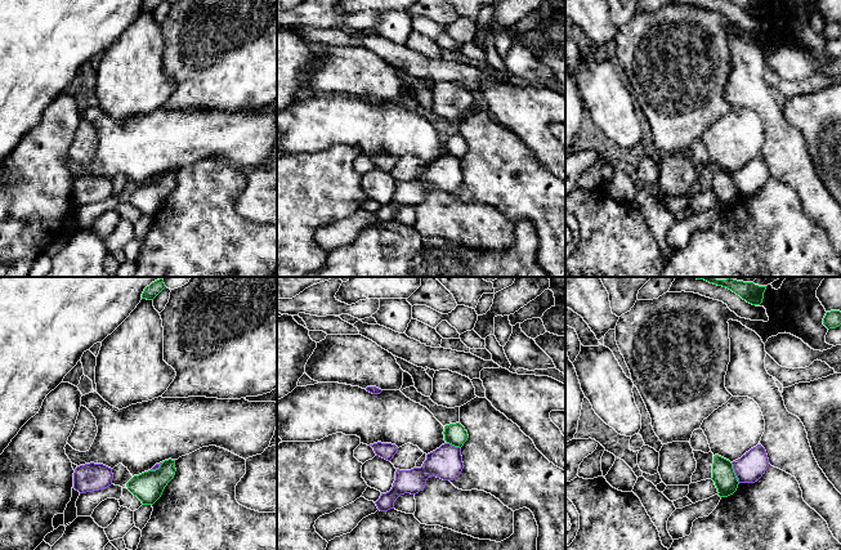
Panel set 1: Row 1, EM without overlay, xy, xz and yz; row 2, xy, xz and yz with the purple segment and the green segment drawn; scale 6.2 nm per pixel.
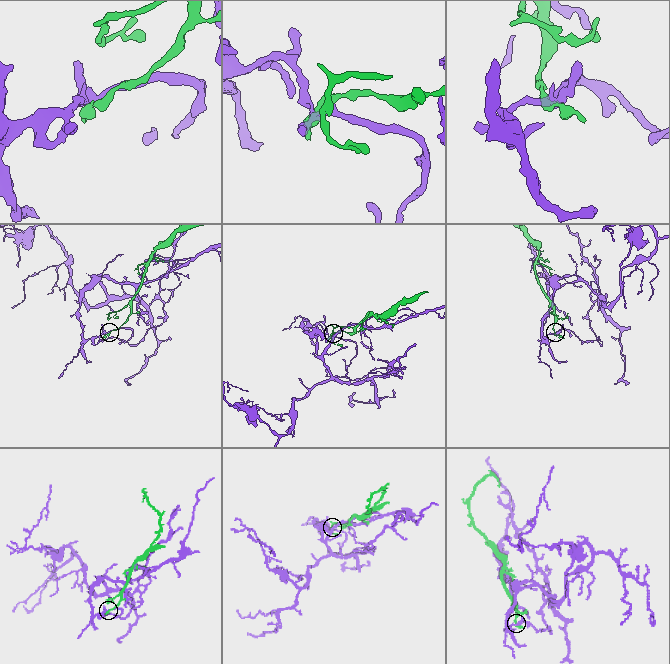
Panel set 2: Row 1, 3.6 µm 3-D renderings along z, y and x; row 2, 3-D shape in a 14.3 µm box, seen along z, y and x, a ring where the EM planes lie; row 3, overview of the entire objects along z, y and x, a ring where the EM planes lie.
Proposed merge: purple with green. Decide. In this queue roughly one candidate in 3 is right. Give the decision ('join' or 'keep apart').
keep apart

